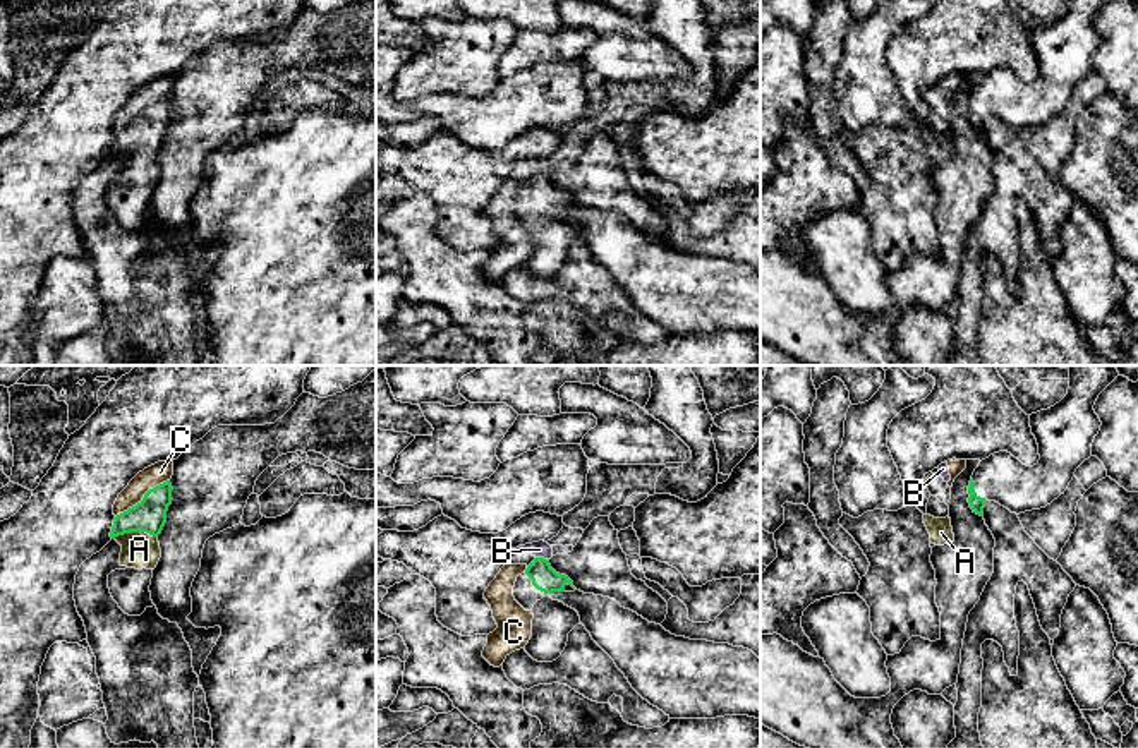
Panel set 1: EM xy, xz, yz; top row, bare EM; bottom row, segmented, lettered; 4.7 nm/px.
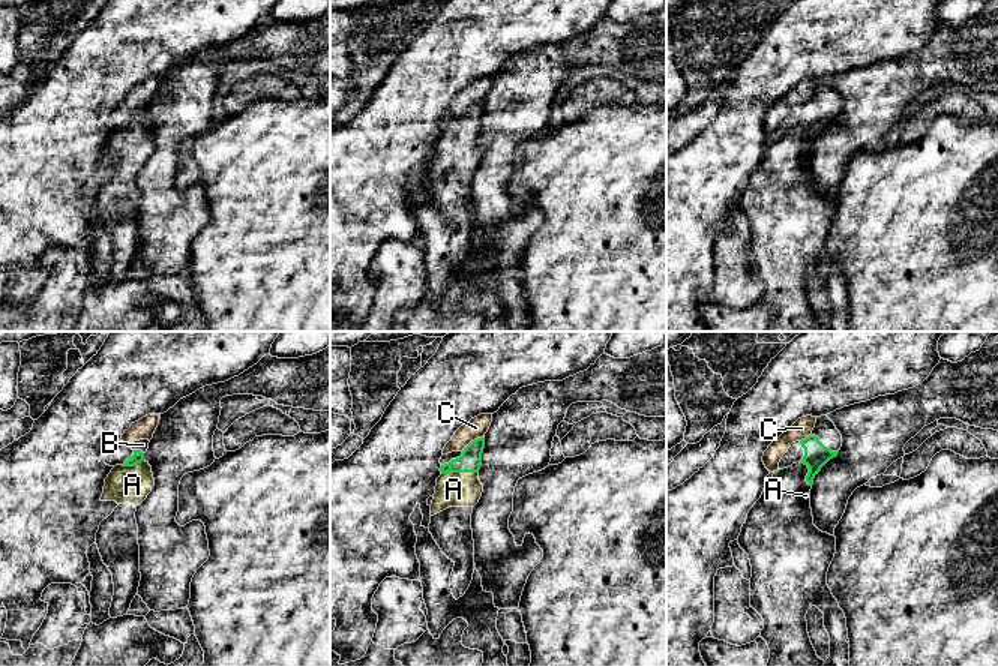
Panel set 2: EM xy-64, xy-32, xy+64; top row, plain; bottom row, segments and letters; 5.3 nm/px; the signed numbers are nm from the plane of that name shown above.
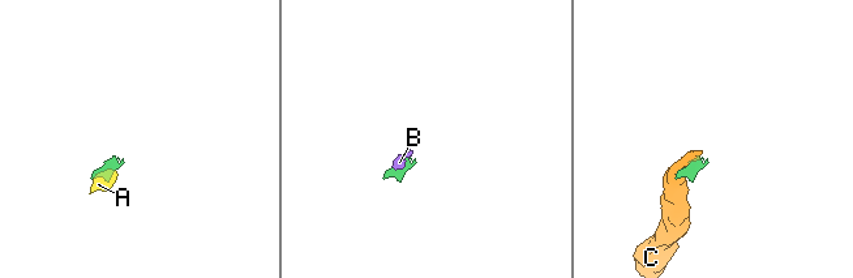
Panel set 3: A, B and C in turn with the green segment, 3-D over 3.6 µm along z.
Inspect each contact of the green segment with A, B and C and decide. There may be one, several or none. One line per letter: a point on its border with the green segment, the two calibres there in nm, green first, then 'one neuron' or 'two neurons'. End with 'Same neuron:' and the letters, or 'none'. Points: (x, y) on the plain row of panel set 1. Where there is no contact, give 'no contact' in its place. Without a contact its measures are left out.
A: xy (134, 146) | 160/170 nm | one neuron
B: xz (543, 174) | 120/80 nm | two neurons
C: xy (143, 114) | 160/100 nm | two neurons
Same neuron: A

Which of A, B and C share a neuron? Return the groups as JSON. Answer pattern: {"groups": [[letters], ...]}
{"groups": [["A"], ["B", "C"]]}

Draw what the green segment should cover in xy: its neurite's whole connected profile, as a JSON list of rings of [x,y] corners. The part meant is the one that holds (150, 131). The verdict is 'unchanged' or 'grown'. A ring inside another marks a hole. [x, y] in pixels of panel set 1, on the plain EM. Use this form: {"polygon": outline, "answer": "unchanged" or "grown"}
{"polygon": [[[170,96],[149,105],[142,117],[113,136],[110,153],[122,161],[120,185],[108,190],[108,204],[118,223],[129,232],[141,232],[151,216],[151,194],[161,165],[158,151],[172,120]]], "answer": "grown"}

